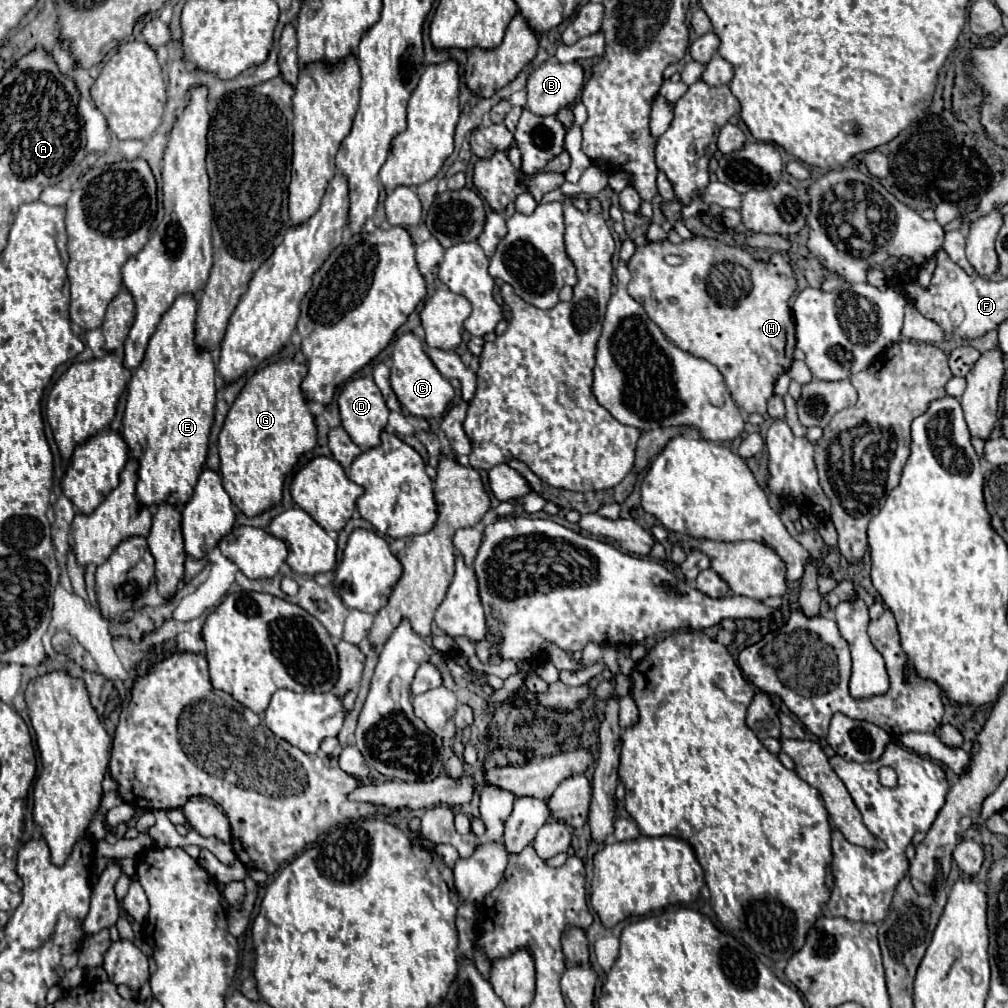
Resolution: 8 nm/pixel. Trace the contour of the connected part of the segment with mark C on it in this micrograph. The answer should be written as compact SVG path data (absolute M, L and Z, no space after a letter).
M413 332L403 334L393 344L391 360L393 360L391 386L397 394L403 410L407 410L411 416L419 416L419 418L439 418L447 410L449 402L453 400L455 390L449 384L449 380L439 374L439 370L435 368L435 364L427 356L423 342Z

